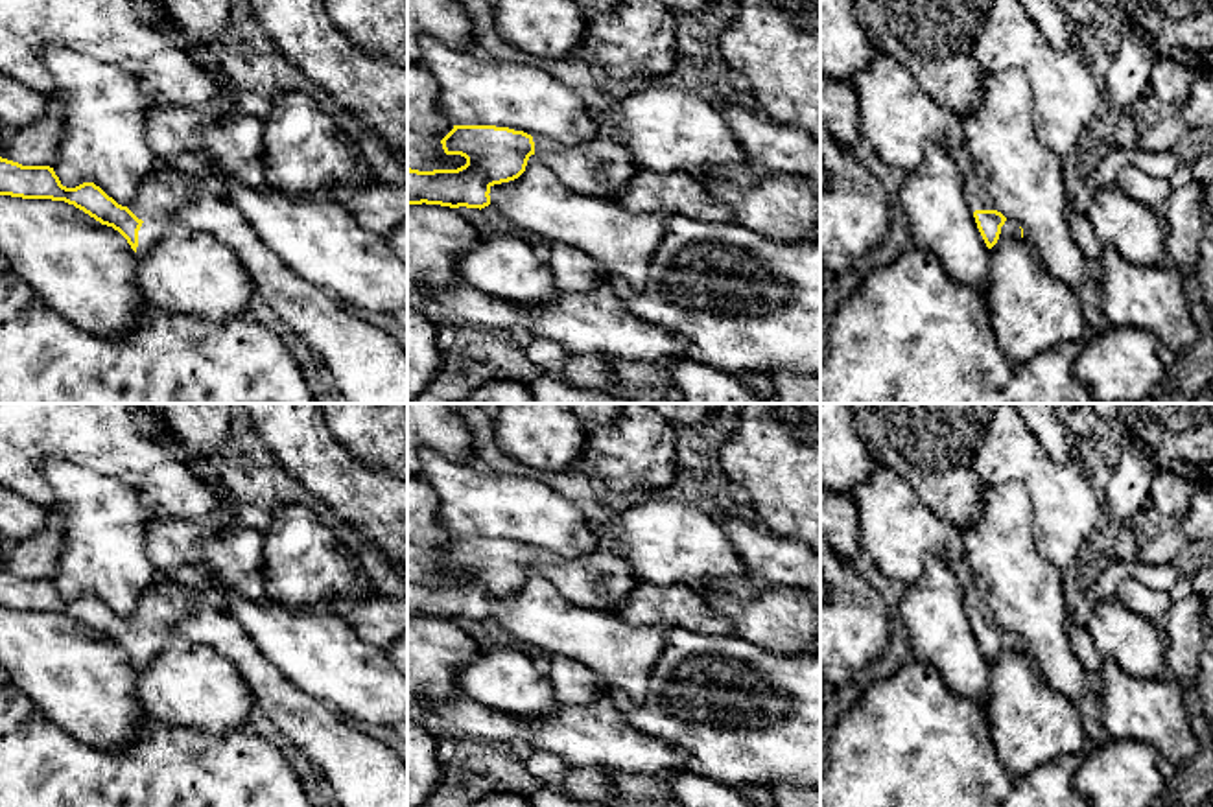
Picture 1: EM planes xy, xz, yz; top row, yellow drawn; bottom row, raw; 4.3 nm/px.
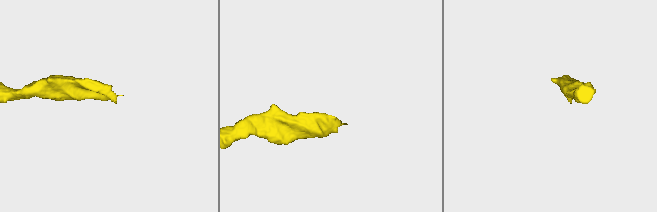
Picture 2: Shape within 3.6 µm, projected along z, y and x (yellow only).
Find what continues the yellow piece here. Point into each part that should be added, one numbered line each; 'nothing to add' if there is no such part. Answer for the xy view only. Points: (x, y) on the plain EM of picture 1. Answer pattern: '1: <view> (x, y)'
1: xy (362, 771)

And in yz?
1: yz (977, 612)

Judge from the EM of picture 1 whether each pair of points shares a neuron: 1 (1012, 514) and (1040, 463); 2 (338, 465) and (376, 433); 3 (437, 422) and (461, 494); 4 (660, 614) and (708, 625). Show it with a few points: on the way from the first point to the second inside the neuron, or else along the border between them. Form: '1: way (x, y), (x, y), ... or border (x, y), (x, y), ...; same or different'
1: border (983, 483), (1020, 483), (1033, 505), (1033, 531); different
2: border (325, 422), (367, 465), (388, 472); different
3: border (426, 446), (454, 461), (474, 463); different
4: way (671, 614), (697, 616); same

